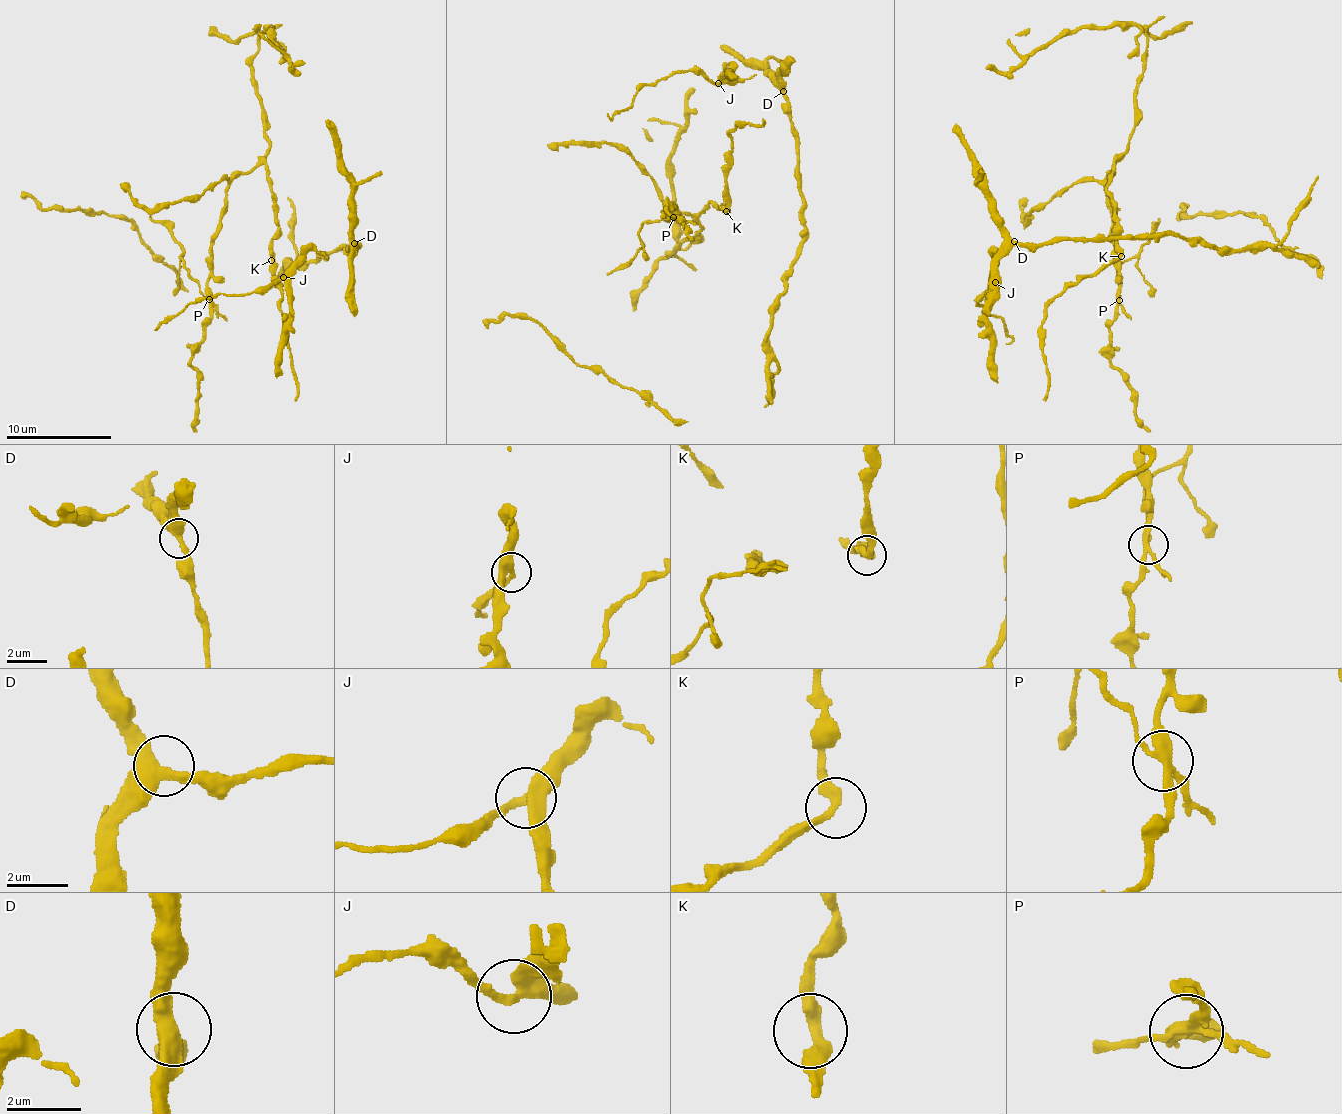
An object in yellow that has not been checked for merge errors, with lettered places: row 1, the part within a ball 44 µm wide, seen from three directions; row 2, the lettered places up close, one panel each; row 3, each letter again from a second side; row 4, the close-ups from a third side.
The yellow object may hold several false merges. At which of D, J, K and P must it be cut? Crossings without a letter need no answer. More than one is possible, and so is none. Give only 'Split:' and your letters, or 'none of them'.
Split: J, P

